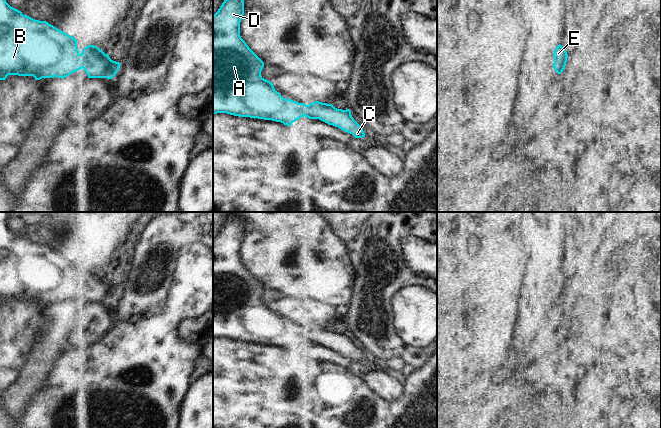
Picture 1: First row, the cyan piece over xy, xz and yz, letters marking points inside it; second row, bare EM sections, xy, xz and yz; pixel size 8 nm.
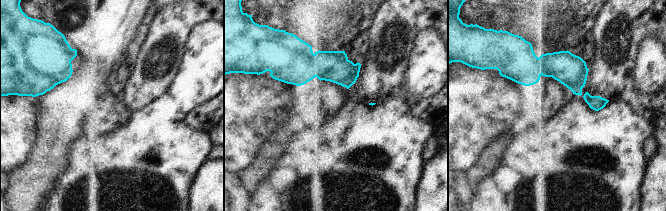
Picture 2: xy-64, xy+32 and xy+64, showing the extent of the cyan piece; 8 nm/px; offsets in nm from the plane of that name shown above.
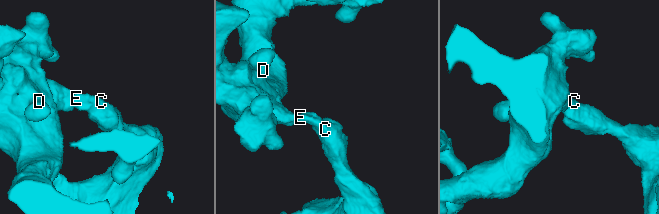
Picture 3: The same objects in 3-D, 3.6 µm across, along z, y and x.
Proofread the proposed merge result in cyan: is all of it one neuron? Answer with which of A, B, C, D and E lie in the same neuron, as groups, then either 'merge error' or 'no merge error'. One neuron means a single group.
groups A B C D E; no merge error

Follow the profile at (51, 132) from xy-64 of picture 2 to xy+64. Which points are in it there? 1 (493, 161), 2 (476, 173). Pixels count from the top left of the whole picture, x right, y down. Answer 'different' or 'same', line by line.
1: same
2: same

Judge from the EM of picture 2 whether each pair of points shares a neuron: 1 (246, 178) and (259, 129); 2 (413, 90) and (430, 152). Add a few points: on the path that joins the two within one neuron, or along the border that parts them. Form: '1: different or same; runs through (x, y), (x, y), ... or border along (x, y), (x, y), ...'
1: different; border along (263, 142), (253, 160), (238, 173)
2: different; border along (433, 136), (430, 136), (425, 144), (425, 163)

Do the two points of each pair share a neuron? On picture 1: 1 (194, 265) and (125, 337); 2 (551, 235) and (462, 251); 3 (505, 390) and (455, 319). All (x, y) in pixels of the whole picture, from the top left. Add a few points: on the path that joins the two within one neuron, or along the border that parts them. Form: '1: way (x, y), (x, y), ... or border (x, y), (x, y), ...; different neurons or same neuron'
1: way (194, 289), (194, 292), (149, 337); same neuron
2: border (520, 222), (521, 242), (529, 256), (527, 263); different neurons
3: border (501, 373), (479, 392); different neurons

